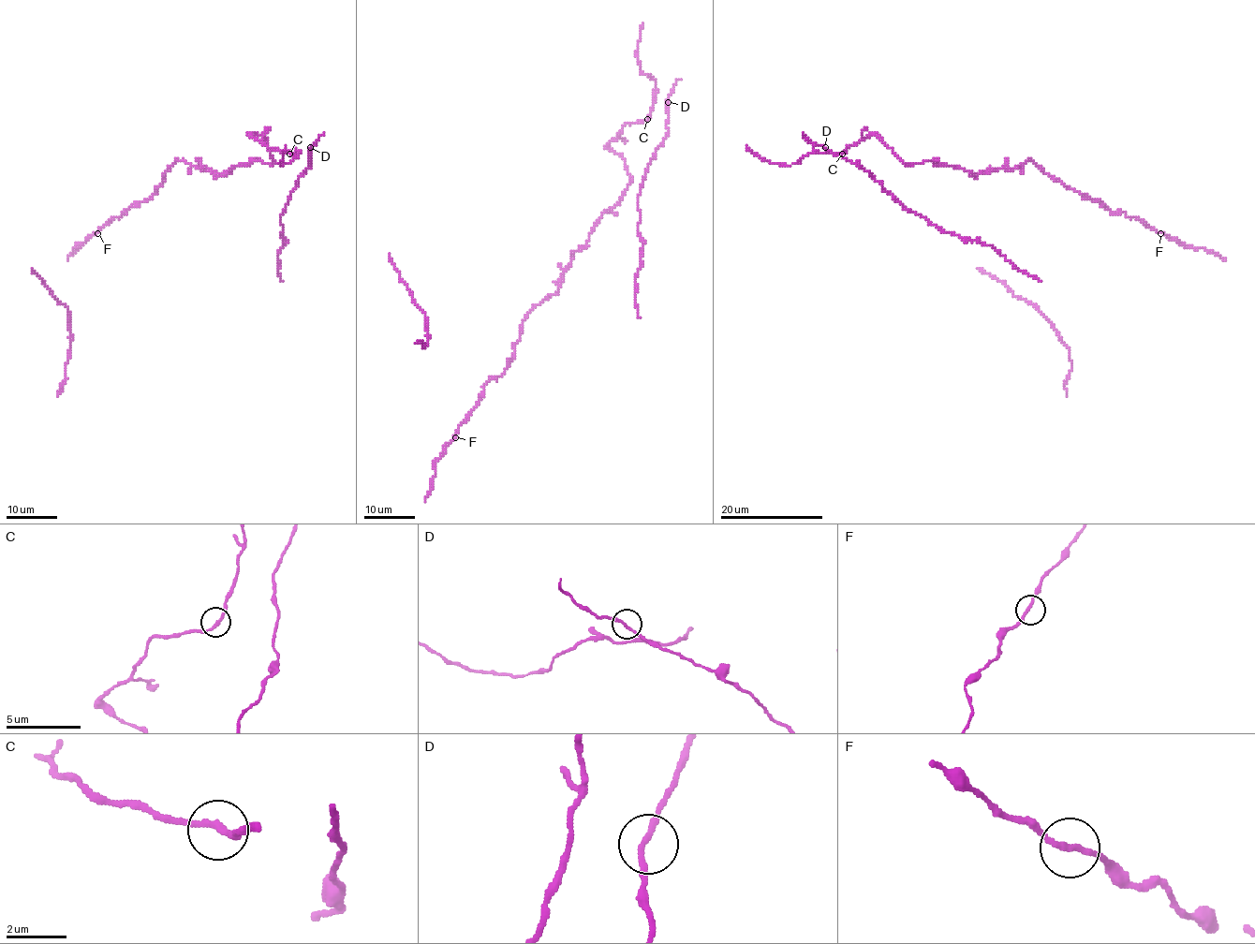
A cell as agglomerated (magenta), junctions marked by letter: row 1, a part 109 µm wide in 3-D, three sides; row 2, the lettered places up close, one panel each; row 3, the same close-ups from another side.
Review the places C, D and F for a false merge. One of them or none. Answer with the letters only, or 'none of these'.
none of these

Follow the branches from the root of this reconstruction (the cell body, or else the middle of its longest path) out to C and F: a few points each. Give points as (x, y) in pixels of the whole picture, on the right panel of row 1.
C: (939, 164), (933, 161), (906, 164), (878, 134), (869, 134), (860, 142), (849, 144), (842, 154)
F: (939, 164), (976, 174), (1014, 169), (1030, 160), (1066, 187), (1160, 233)

